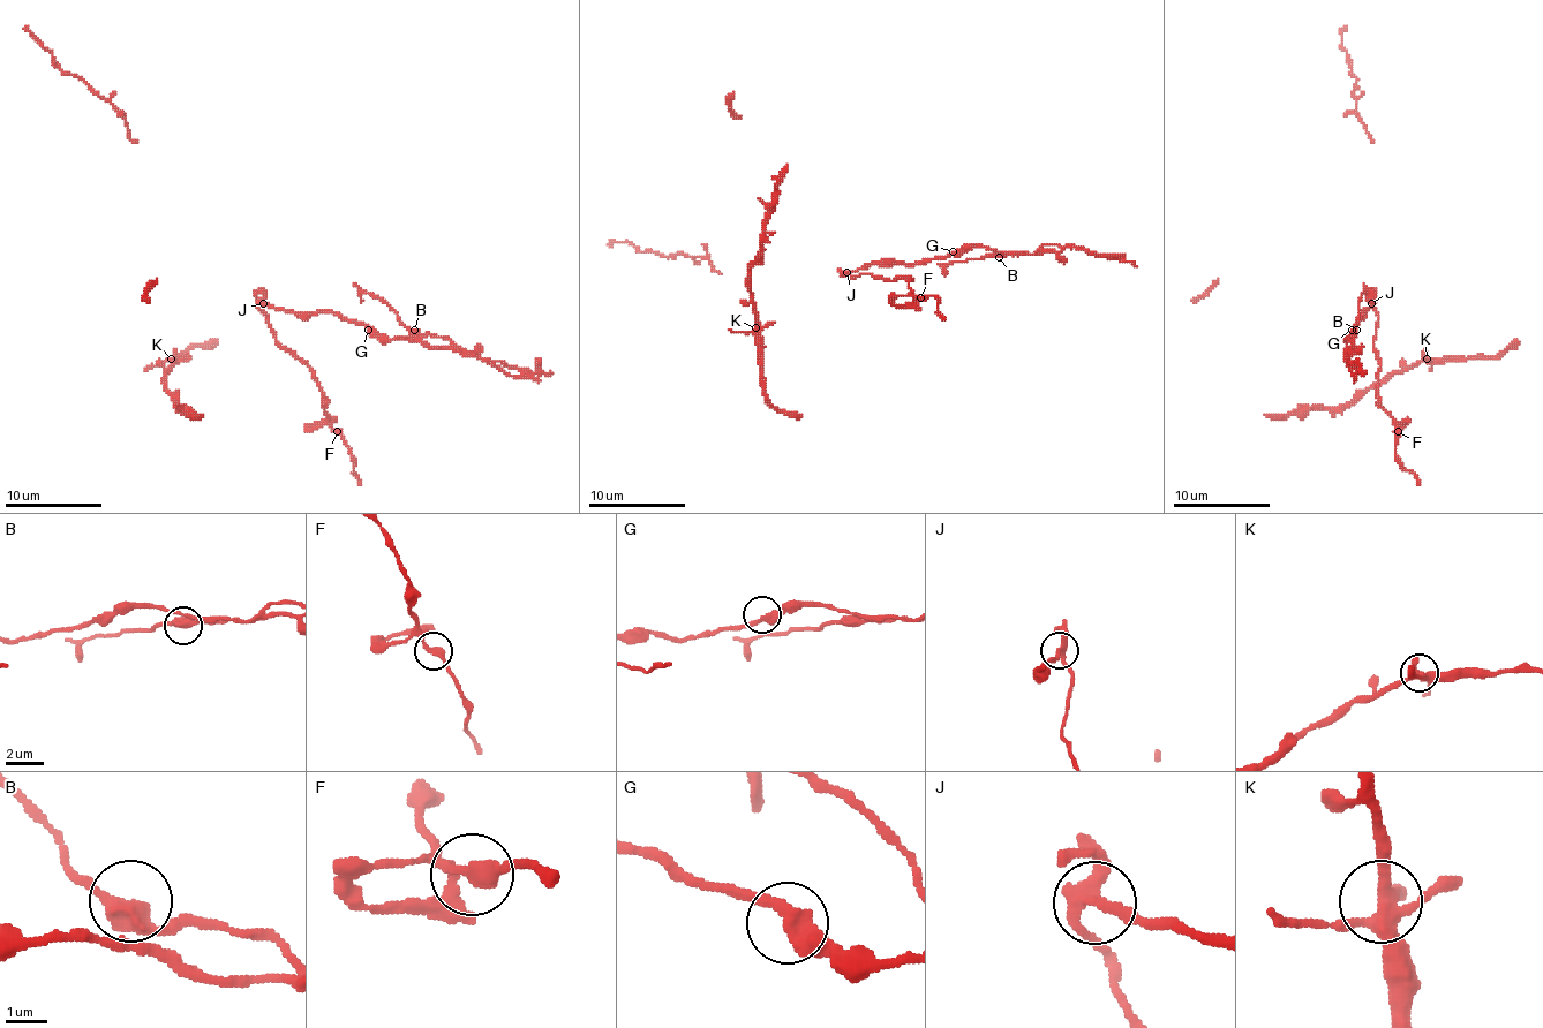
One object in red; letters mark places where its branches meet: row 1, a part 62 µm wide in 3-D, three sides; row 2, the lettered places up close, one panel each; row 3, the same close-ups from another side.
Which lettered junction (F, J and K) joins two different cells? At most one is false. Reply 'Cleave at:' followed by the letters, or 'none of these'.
Cleave at: J

